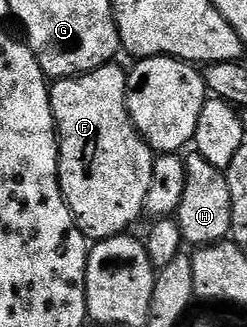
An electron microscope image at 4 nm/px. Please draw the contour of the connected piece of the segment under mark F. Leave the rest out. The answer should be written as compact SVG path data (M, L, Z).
M119 63L102 65L79 77L64 77L50 86L51 110L59 139L59 186L75 217L75 225L88 242L104 241L126 234L138 217L144 216L145 195L153 180L156 154L137 132L127 110L127 75Z

